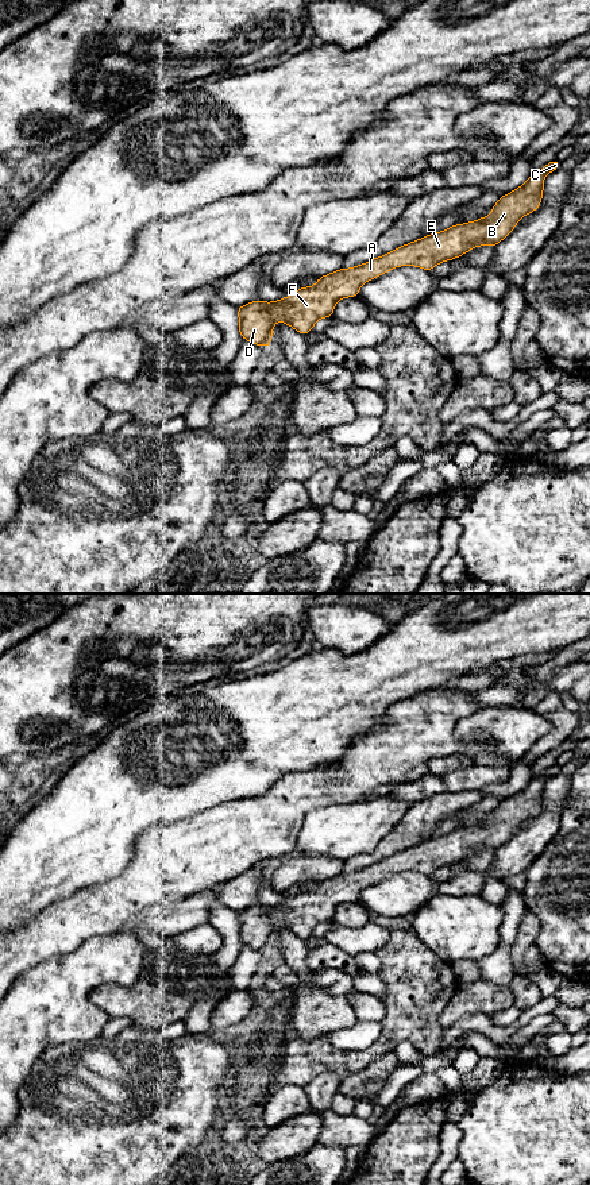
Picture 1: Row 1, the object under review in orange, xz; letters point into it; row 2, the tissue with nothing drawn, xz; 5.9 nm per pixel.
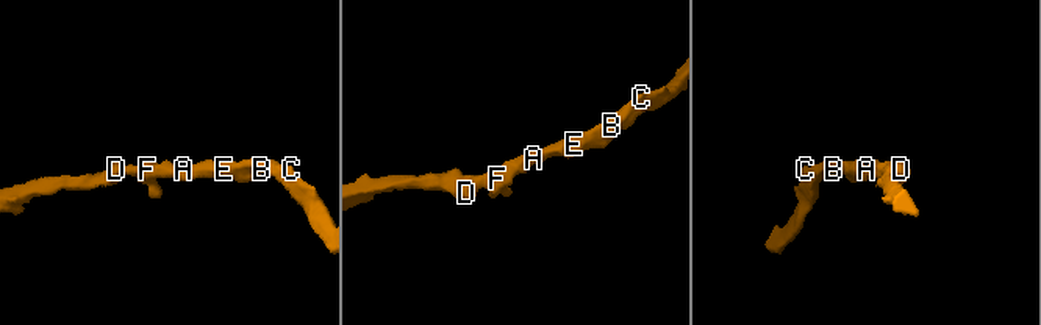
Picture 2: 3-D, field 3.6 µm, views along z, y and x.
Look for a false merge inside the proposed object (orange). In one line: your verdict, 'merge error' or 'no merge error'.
no merge error

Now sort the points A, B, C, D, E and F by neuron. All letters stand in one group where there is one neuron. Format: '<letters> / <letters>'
A B C D E F

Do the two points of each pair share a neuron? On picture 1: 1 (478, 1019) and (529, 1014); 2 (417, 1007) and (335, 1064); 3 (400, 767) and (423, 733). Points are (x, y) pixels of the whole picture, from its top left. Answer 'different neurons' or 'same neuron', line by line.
1: same neuron
2: same neuron
3: same neuron

